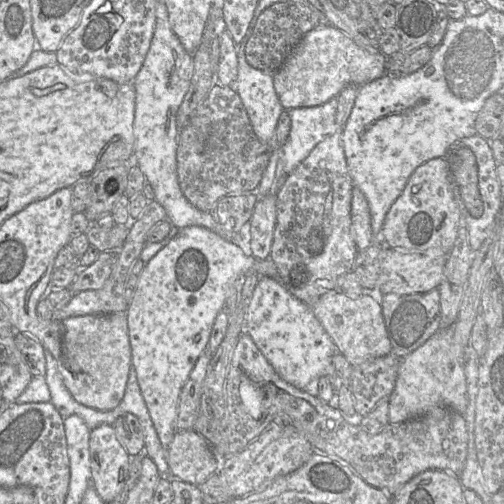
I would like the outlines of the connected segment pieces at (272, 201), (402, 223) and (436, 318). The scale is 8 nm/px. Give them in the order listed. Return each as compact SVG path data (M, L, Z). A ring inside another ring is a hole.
M276 194L259 197L249 222L252 256L265 260L270 258L277 219Z
M433 158L411 174L402 194L389 209L382 228L391 248L427 250L441 248L449 253L455 243L461 213L448 180L444 158Z
M438 288L426 293L399 295L384 294L381 300L385 326L391 342L391 352L404 358L424 344L440 329L440 292Z

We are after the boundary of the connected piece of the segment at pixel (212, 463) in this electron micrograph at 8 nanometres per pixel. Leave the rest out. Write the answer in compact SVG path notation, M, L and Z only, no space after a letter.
M194 430L176 431L167 448L171 476L196 486L219 471L219 460L206 438Z

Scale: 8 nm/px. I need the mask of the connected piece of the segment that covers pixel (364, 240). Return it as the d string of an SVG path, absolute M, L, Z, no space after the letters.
M356 186L352 189L351 233L358 251L367 249L373 243L370 207L365 195Z

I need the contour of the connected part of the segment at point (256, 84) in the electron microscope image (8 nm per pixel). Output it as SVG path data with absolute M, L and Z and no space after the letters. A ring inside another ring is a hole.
M250 37L236 45L238 74L234 89L247 112L258 139L270 142L275 134L279 116L284 110L274 88L273 75L248 64L245 47Z

